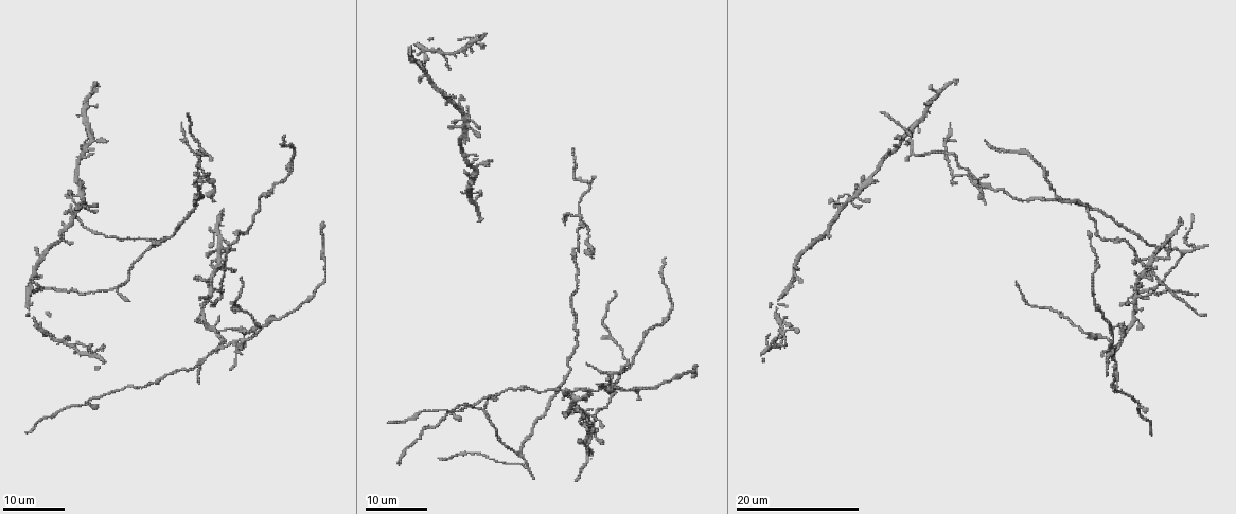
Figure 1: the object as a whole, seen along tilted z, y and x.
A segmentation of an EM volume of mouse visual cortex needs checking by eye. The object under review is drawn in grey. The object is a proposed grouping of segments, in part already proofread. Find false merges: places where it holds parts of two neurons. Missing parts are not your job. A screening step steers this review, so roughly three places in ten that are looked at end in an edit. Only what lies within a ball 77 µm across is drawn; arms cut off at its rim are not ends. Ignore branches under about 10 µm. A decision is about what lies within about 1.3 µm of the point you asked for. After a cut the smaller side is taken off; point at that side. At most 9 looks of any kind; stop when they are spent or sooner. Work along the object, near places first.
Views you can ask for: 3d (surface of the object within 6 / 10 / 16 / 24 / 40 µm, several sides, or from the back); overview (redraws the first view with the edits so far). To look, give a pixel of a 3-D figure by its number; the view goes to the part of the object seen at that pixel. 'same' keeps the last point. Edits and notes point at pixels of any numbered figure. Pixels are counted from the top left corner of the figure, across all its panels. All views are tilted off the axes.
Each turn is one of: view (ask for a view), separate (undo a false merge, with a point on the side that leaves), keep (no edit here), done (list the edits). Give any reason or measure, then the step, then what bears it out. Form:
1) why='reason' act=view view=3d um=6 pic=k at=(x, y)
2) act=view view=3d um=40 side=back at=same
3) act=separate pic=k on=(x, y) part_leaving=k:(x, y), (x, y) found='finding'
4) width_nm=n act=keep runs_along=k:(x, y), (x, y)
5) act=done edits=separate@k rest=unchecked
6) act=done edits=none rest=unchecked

why='four arms meet' act=view view=3d um=24 pic=1 at=(947, 153)

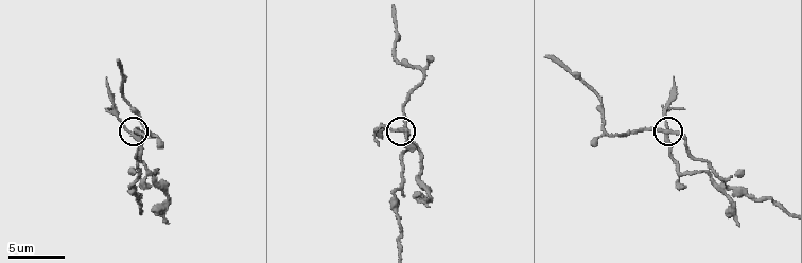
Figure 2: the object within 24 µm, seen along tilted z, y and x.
why='zoom in' act=view view=3d um=10 pic=2 at=(133, 136)

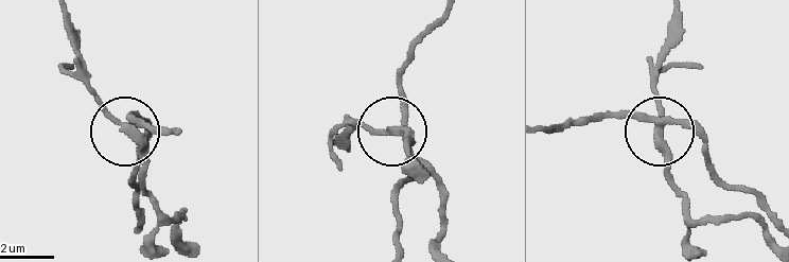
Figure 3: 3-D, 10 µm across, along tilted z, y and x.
act=separate pic=3 on=(102, 103) part_leaving=3:(661, 127), (667, 173), (687, 215), (748, 217), (770, 243) found='two neurons meet here'

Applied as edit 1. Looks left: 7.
why='abrupt turn' act=view view=3d um=6 pic=2 at=(425, 77)

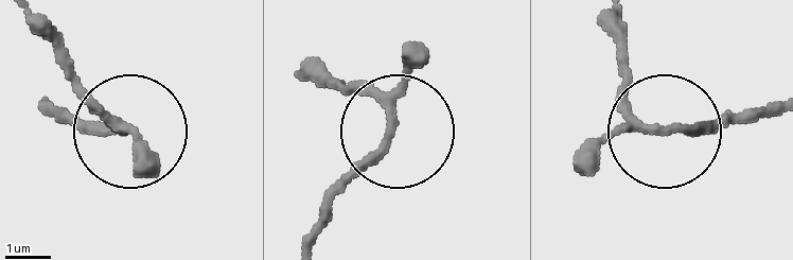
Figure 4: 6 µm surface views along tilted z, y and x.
arms=3 act=keep runs_along=4:(46, 110), (125, 125), (63, 63) found='all the same neuron'

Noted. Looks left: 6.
act=view view=3d um=24 pic=1 at=(1134, 235)

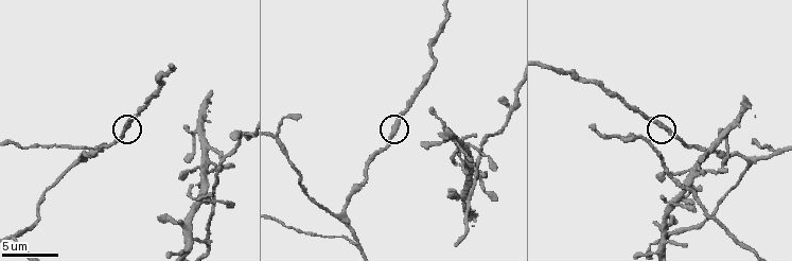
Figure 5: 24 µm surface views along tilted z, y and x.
why='closer look' act=view view=3d um=6 pic=5 at=(394, 126)

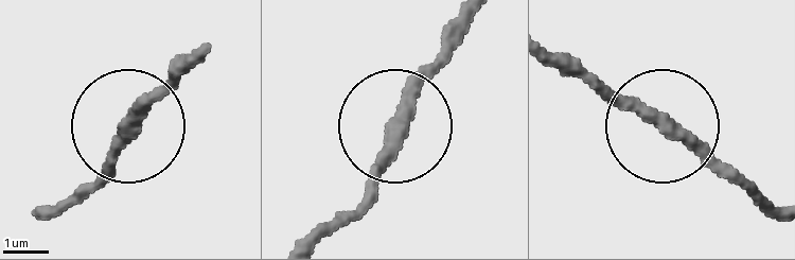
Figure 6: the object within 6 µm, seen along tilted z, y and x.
act=keep runs_along=6:(547, 49), (686, 135), (764, 209) found='one neuron here'

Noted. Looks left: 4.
why='looks like a crossing' act=view view=3d um=10 pic=5 at=(681, 200)

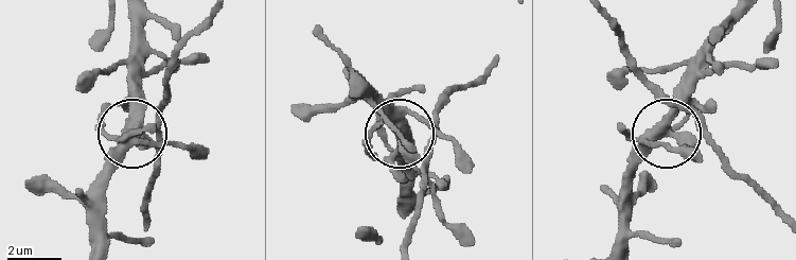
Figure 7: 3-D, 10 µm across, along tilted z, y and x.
arms=5 act=keep found='one neuron here'

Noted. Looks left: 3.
act=done edits=separate@3 rest=unchecked

